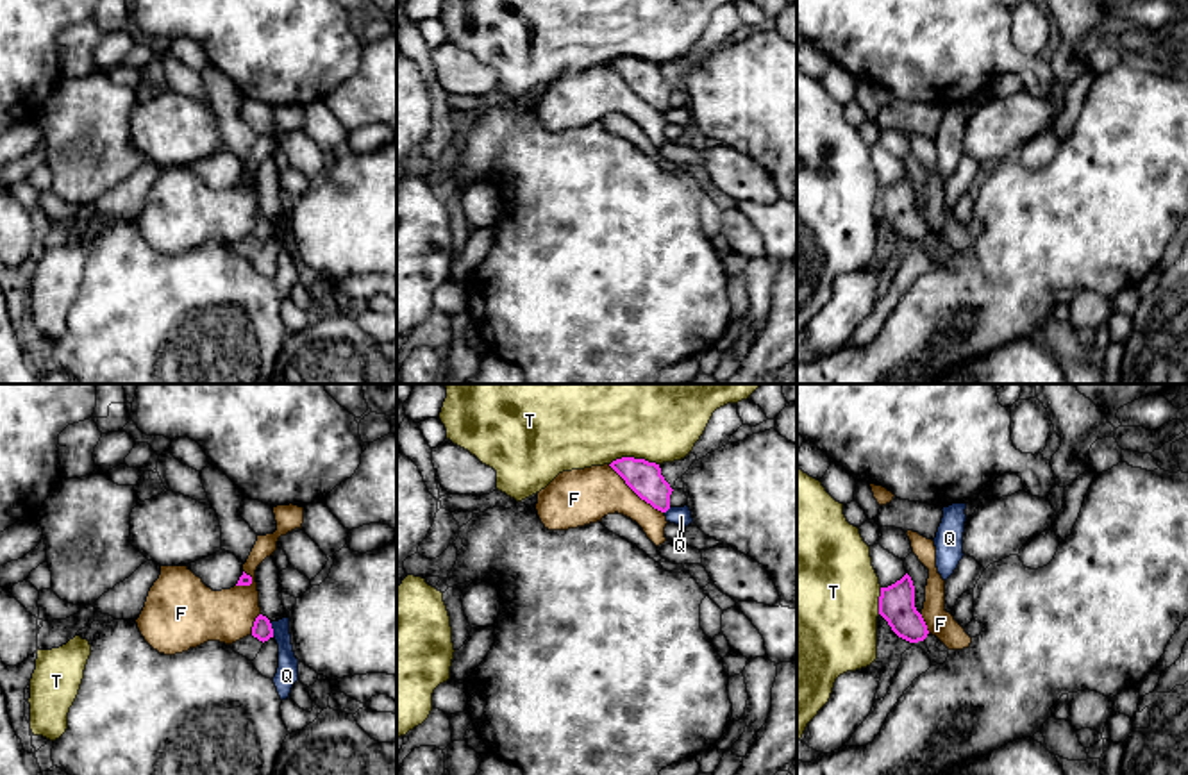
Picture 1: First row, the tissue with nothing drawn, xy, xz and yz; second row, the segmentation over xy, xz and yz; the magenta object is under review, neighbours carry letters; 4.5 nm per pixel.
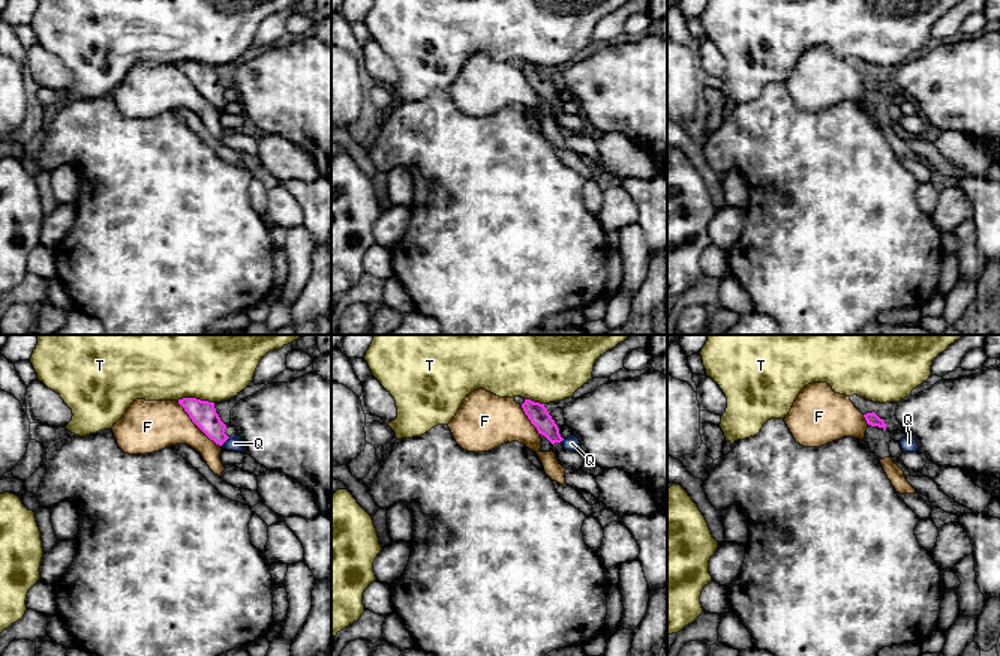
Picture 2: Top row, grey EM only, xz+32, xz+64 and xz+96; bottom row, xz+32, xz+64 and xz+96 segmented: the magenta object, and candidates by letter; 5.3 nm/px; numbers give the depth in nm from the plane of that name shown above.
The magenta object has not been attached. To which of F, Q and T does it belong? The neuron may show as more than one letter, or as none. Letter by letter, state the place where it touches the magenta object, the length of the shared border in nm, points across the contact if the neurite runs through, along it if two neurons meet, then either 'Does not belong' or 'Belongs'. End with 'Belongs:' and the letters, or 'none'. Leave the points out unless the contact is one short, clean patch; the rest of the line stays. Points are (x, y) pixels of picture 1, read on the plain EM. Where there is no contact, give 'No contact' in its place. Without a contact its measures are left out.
F: Touches magenta at xz (636, 93). Shared border 340 nm. Boundary: xz (608, 65), (642, 99), (663, 113). Does not belong
Q: Touches magenta at xy (272, 229). Shared border 80 nm. Boundary: xy (268, 222), (274, 236). Does not belong
T: Touches magenta at xz (633, 58). Shared border 220 nm. Does not belong
Belongs: none

